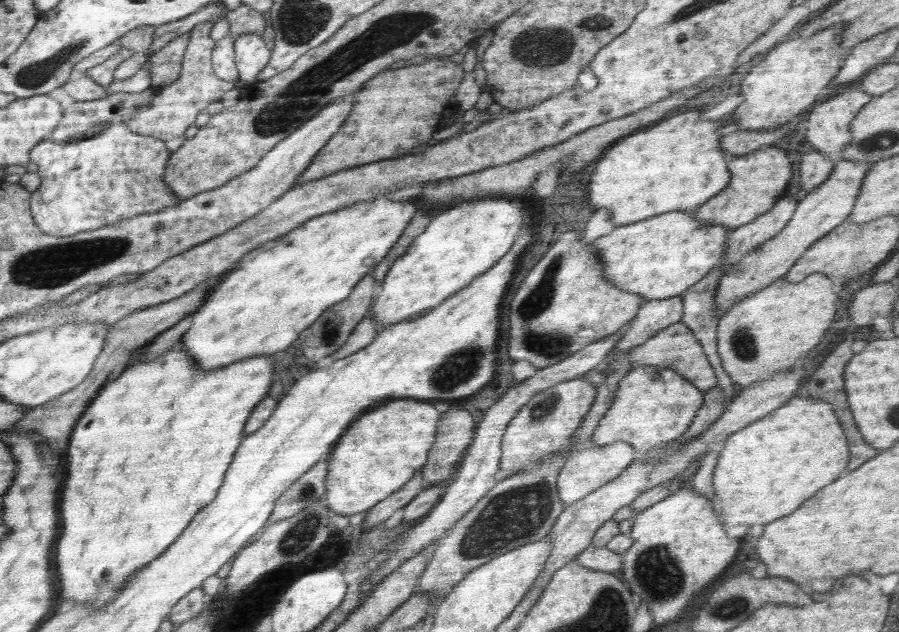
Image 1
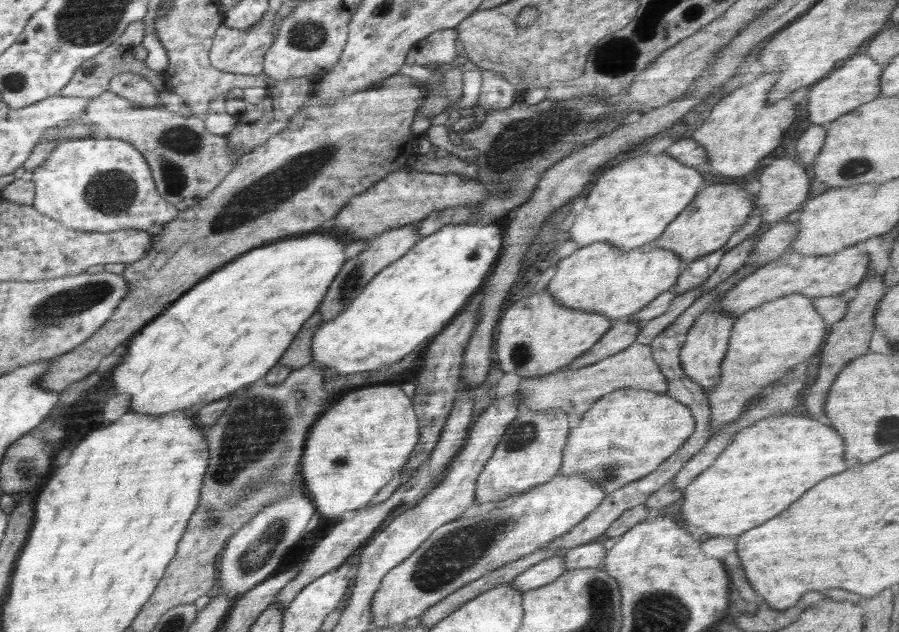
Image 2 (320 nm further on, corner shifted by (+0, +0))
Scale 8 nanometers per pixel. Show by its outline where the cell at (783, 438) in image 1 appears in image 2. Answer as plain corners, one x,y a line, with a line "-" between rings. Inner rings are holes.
792,413
763,418
756,424
737,432
728,448
720,453
712,466
698,474
686,486
682,493
684,502
680,508
680,518
689,524
687,528
703,531
706,536
730,536
730,534
738,536
784,512
816,482
844,472
842,436
812,418
790,416
790,414

